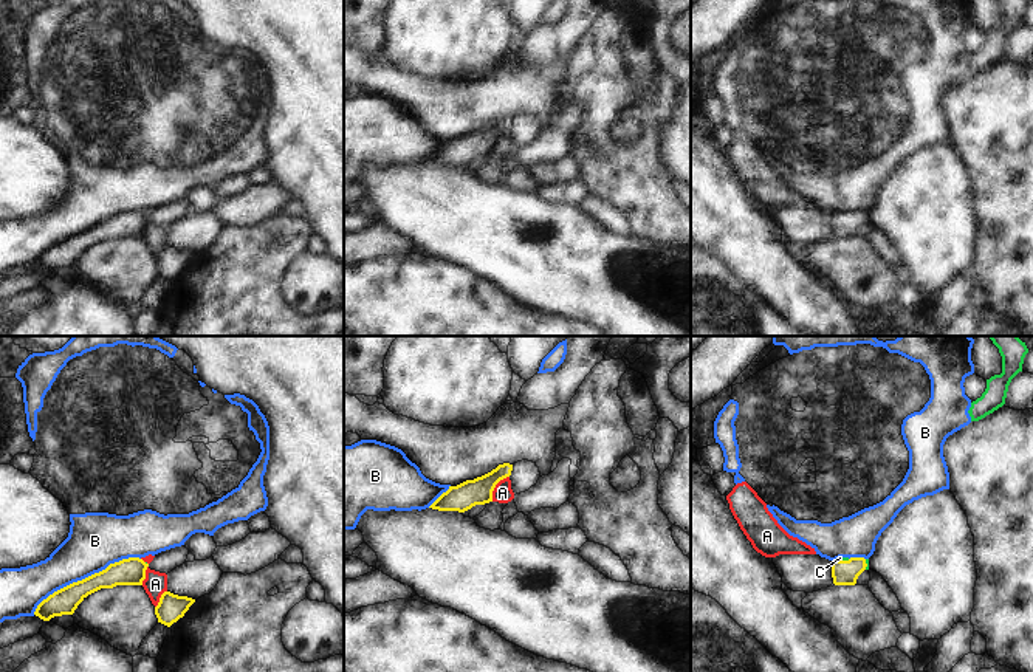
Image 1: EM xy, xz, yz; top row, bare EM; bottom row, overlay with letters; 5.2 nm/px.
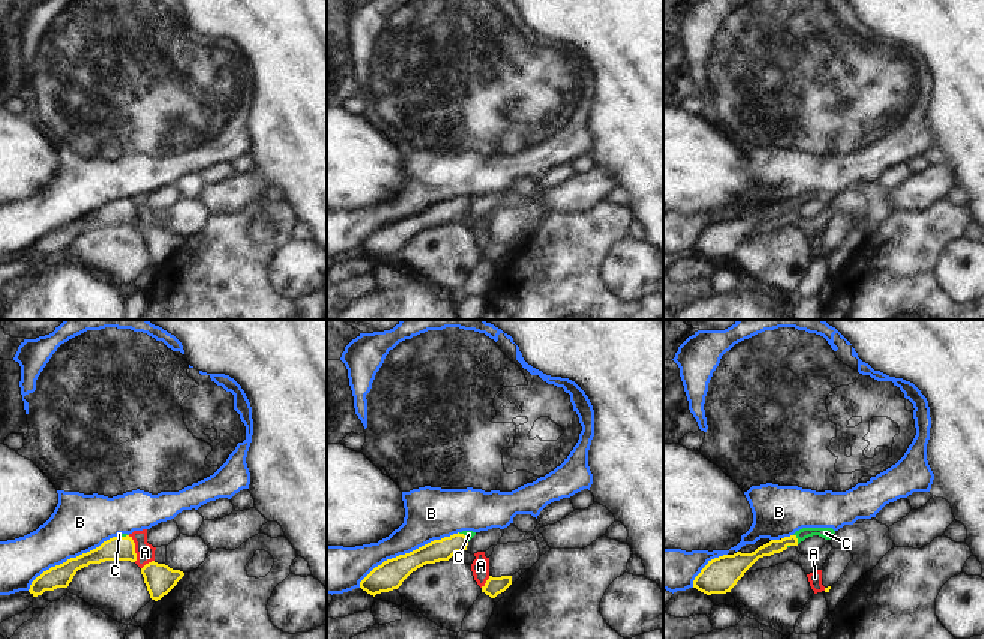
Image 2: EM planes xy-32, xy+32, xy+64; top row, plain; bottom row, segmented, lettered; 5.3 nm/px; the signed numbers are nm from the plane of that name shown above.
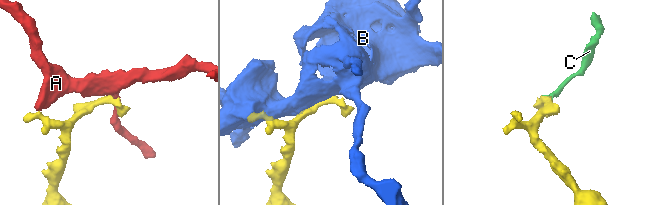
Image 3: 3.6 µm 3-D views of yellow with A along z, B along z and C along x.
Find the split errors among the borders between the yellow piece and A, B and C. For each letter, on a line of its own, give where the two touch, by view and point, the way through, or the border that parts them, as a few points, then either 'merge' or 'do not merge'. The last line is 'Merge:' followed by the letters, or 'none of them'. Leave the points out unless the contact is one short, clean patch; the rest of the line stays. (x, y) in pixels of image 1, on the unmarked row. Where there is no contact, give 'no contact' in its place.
A: meets yellow in xz at (494, 140); border along xz (508, 129), (496, 138), (491, 154); do not merge
B: meets yellow in xy at (85, 231); do not merge
C: meets yellow in yz at (843, 214); runs through yz (843, 225), (843, 214), (840, 211); merge
Merge: C

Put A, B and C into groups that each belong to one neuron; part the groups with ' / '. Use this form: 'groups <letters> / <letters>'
groups A / B / C

